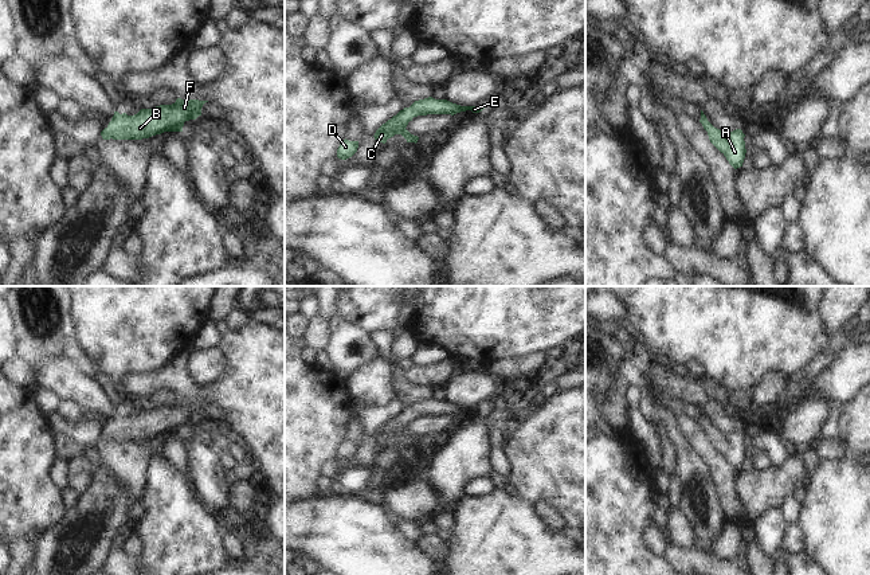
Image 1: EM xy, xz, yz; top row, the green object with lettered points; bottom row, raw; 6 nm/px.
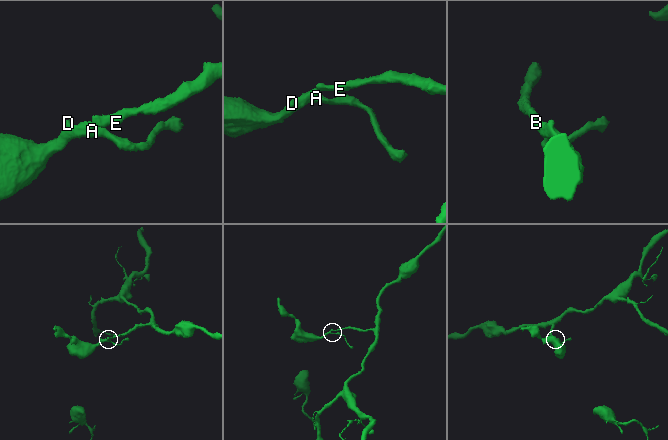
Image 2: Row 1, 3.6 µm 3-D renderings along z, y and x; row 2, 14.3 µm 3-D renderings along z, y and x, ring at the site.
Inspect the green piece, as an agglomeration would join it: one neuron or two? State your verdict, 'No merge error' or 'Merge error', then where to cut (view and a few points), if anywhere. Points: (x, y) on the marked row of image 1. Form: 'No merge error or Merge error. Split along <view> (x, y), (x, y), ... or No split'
No merge error. No split

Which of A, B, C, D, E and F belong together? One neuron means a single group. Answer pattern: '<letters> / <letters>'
A B C D E F

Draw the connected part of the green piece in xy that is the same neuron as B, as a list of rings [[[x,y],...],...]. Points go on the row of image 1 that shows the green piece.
[[[177,98],[172,105],[141,109],[134,116],[114,112],[101,136],[103,140],[142,140],[164,132],[183,132],[185,121],[201,116],[205,102],[208,101]]]

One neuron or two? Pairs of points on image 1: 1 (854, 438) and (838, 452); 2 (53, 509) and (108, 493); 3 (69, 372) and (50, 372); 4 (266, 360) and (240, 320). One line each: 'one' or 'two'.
1: two
2: two
3: one
4: two

